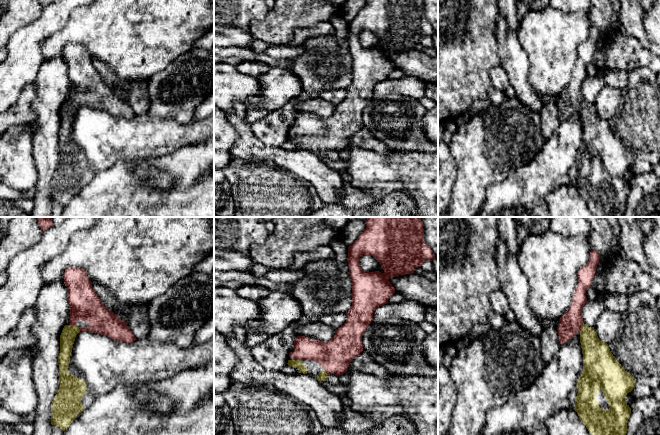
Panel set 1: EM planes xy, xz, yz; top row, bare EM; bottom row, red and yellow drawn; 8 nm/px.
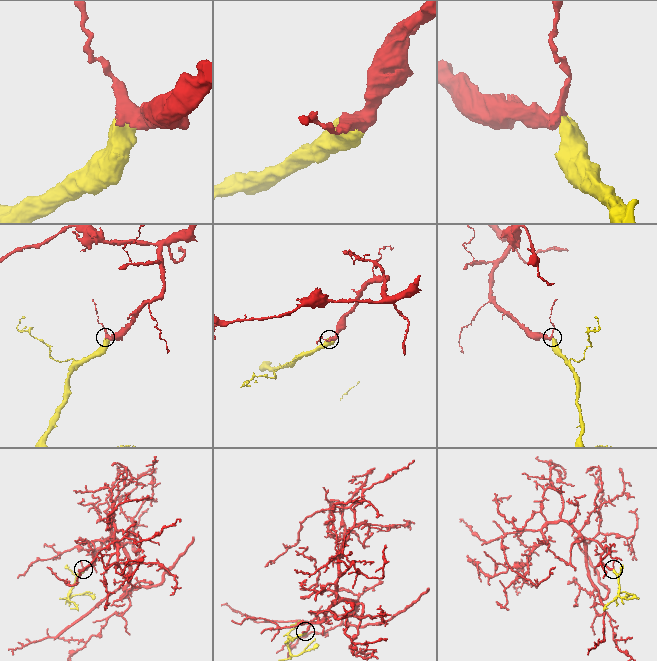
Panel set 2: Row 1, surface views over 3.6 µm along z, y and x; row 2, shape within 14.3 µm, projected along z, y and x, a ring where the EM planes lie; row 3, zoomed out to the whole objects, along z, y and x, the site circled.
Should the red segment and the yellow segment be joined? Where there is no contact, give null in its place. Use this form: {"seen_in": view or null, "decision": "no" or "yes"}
{"seen_in": "xy", "decision": "yes"}

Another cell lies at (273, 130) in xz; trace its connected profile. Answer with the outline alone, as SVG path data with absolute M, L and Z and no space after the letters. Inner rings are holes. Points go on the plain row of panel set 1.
M303 91L298 97L291 99L280 109L254 122L252 130L264 144L272 147L281 147L288 139L289 129L294 123L297 113L295 105L298 102L318 97L316 93Z

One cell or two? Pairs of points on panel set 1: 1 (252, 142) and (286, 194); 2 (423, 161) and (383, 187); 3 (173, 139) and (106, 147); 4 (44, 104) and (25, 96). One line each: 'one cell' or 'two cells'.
1: two cells
2: two cells
3: one cell
4: two cells

